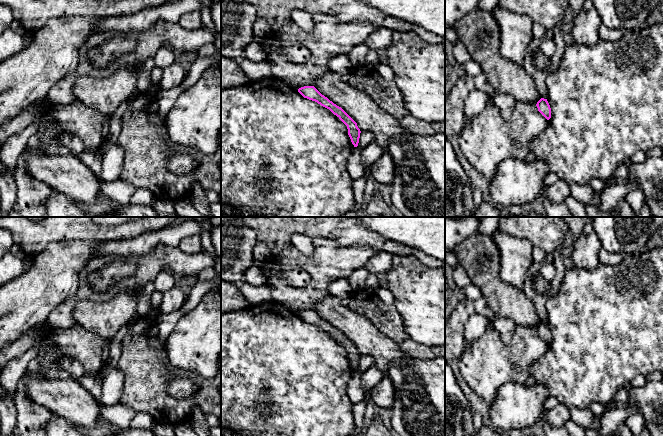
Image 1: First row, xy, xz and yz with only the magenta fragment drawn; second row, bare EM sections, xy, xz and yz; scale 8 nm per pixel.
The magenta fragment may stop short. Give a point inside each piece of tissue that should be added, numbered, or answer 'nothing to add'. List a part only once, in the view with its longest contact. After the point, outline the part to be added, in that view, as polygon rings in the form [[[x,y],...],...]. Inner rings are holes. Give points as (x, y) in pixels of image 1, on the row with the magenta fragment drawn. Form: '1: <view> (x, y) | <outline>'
nothing to add

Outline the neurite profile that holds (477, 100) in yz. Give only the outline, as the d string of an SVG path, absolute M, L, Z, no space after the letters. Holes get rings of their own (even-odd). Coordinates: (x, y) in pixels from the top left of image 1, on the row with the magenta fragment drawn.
M473 90L465 101L464 128L468 127L473 117L479 115L491 102L488 94L480 90Z

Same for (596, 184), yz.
M595 178L589 182L588 186L594 191L603 191L607 187L607 180Z

